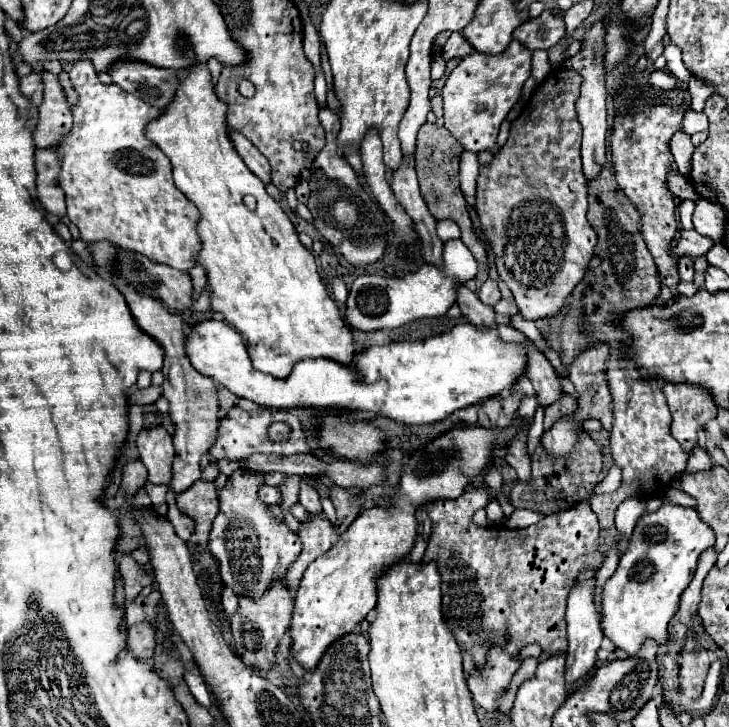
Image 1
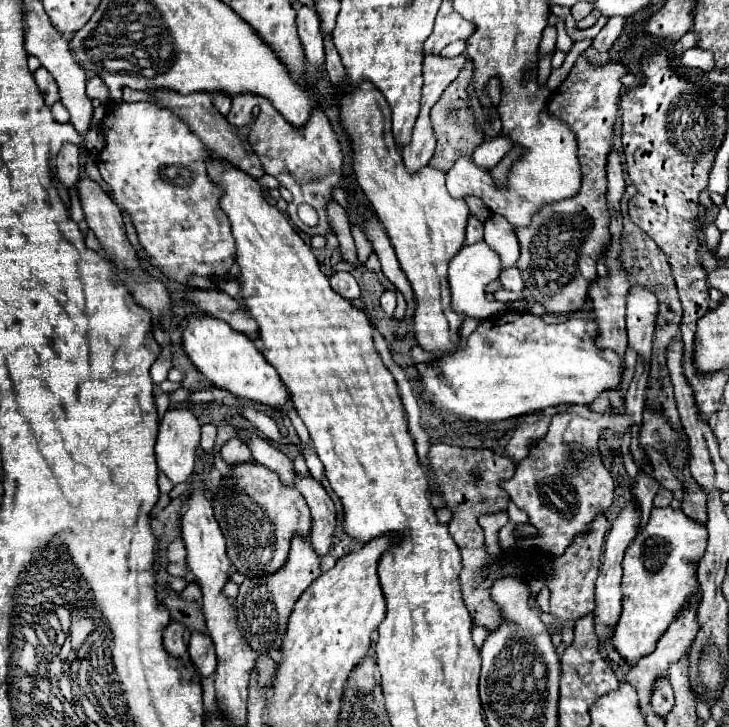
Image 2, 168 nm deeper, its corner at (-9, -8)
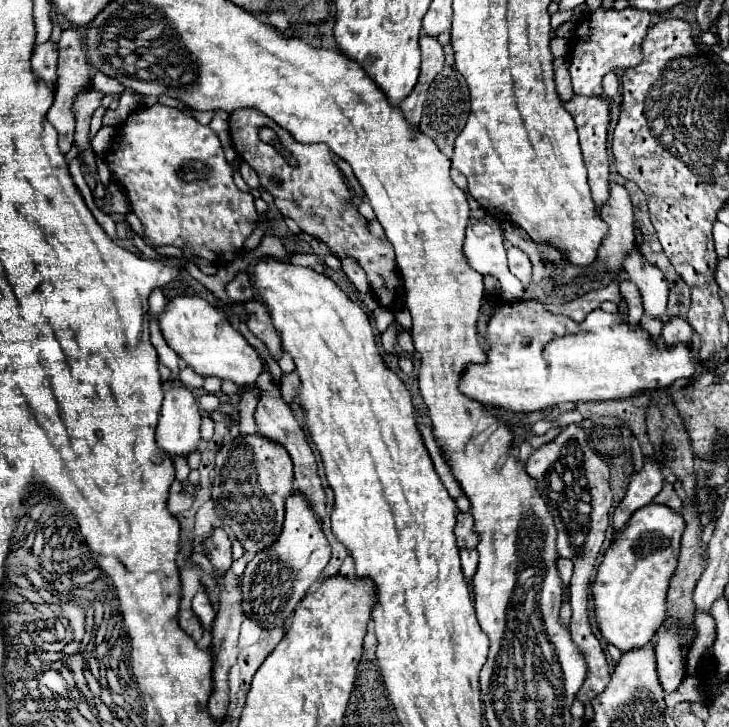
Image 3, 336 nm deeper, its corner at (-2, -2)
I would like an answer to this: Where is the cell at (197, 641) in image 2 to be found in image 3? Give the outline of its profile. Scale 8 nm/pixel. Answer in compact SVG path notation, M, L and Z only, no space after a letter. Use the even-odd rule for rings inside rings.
M200 586L198 594L194 596L192 610L194 610L194 614L198 614L198 618L202 618L202 626L206 626L206 632L210 632L212 622L216 618L216 610L214 610L208 594L206 594L206 586Z

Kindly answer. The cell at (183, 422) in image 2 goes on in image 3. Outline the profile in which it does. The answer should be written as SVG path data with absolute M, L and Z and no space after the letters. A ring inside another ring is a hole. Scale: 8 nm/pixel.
M186 386L166 390L156 442L170 456L188 456L200 444L200 406Z

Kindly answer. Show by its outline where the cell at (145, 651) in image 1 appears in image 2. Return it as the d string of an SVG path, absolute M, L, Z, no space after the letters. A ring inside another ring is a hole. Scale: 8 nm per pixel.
M167 624L163 630L163 648L165 652L169 652L169 656L183 656L187 652L187 644L185 644L185 628L183 624Z

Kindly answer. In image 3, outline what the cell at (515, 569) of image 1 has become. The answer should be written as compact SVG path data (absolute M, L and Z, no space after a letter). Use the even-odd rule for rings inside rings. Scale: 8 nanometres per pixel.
M458 513L455 526L455 536L458 548L476 548L476 534L474 534L474 519L469 513Z

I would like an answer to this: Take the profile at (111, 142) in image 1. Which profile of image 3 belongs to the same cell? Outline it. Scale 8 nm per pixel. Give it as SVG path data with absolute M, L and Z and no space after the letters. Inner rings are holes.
M154 104L134 110L124 120L124 134L120 132L116 136L106 160L112 178L120 180L128 190L132 212L142 220L146 236L156 246L190 246L198 258L222 266L238 256L246 238L254 230L254 222L258 220L254 197L234 184L232 168L224 156L216 132L176 108Z

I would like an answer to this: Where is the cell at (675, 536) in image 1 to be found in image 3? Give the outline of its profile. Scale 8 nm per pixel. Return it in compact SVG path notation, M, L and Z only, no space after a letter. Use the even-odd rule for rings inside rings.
M664 504L642 506L632 514L598 566L592 586L596 622L602 636L622 652L646 646L666 620L666 592L678 566L684 526L684 518Z

